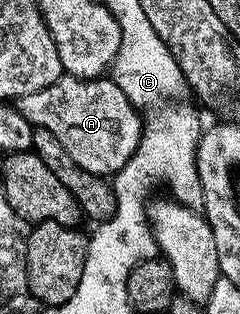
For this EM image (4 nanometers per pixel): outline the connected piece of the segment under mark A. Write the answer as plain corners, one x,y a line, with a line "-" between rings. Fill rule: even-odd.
64,73
53,85
37,93
25,93
17,100
17,106
34,128
49,129
65,145
65,153
94,175
114,176
133,157
143,136
140,112
110,77
78,79

